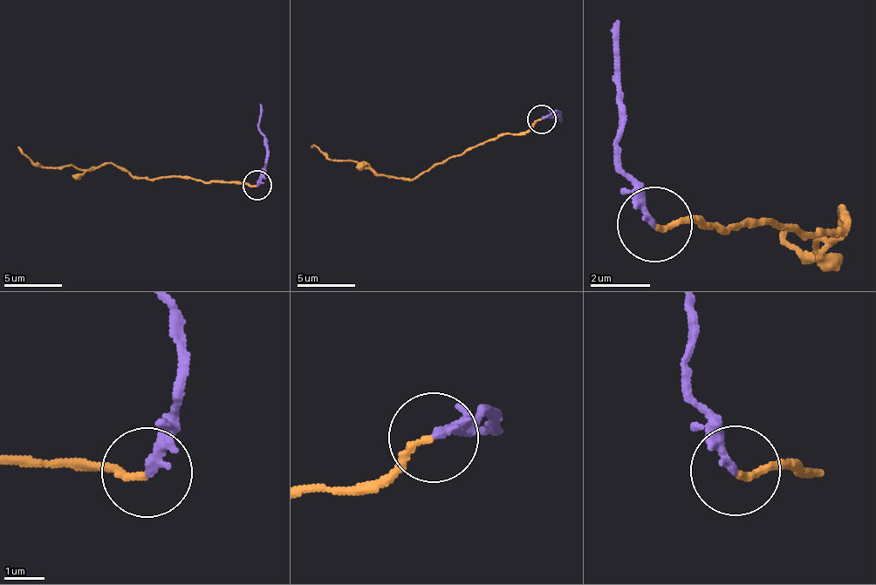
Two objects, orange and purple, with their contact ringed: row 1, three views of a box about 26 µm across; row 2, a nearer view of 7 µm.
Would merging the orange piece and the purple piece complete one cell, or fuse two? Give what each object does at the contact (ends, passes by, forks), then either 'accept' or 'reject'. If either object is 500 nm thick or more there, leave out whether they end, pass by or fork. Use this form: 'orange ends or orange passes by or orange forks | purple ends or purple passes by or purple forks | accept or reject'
orange ends | purple ends | reject

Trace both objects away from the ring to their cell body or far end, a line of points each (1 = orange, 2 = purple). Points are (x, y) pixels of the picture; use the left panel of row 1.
1: (257, 184), (206, 184), (179, 176), (152, 179), (131, 173), (110, 162), (85, 170), (44, 166), (17, 146)
2: (257, 184), (267, 161), (264, 132), (257, 126), (261, 104)

